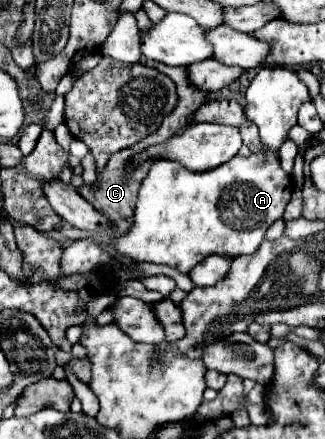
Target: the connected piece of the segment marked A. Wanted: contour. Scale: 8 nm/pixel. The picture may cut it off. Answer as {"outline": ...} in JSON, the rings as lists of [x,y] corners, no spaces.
{"outline":[[[251,154],[249,158],[235,156],[233,160],[209,170],[209,172],[191,172],[173,160],[155,160],[147,178],[139,190],[139,202],[135,208],[133,228],[113,242],[117,252],[137,260],[167,264],[177,268],[181,274],[189,274],[205,256],[241,256],[253,254],[265,238],[267,228],[283,218],[285,206],[291,200],[293,184],[291,178],[283,172],[275,154]]]}

